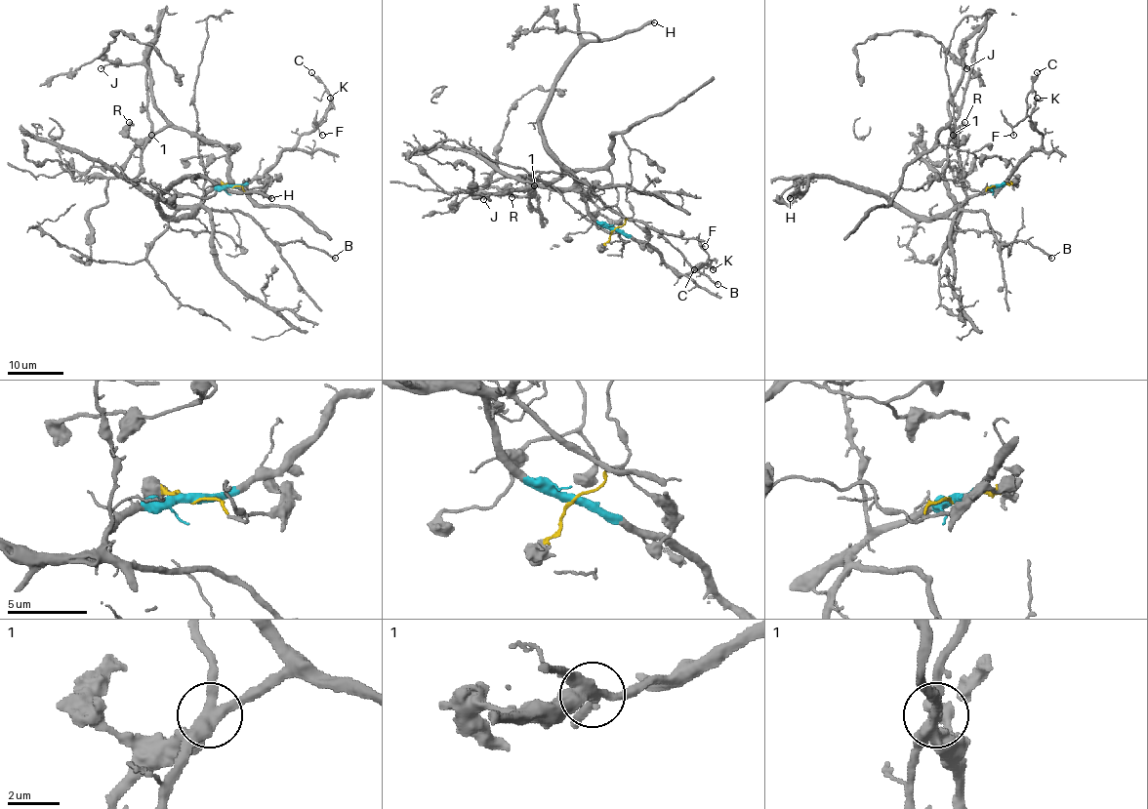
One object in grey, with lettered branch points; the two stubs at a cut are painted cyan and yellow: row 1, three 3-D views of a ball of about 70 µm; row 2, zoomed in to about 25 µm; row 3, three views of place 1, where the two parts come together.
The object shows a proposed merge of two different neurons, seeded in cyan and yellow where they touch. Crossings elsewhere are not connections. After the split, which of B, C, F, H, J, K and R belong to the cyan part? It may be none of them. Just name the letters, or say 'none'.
B, C, F, H, K

